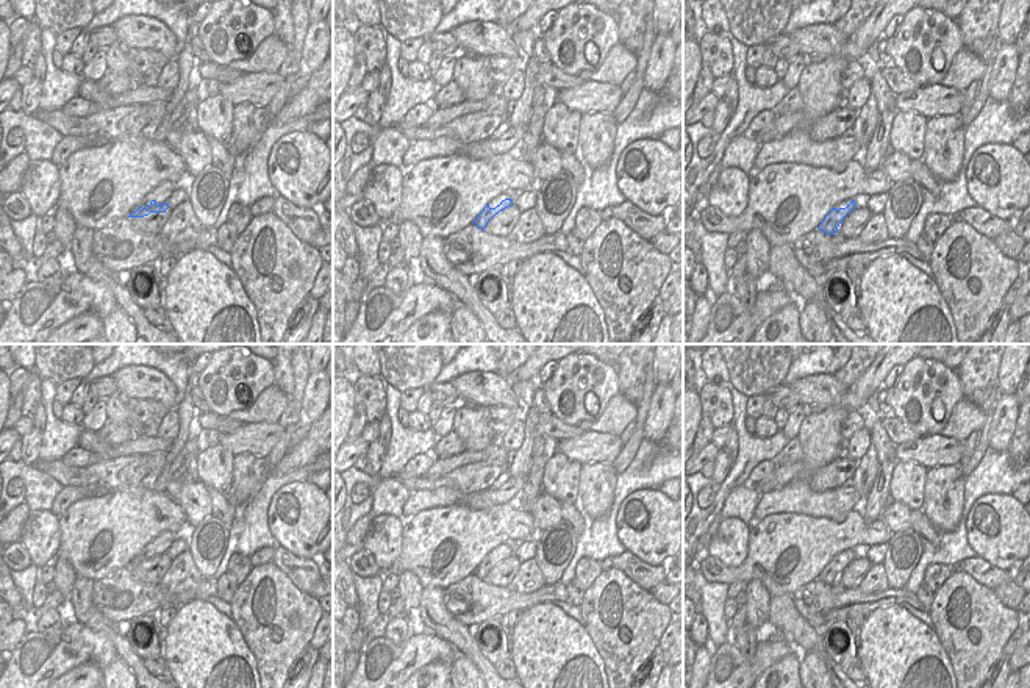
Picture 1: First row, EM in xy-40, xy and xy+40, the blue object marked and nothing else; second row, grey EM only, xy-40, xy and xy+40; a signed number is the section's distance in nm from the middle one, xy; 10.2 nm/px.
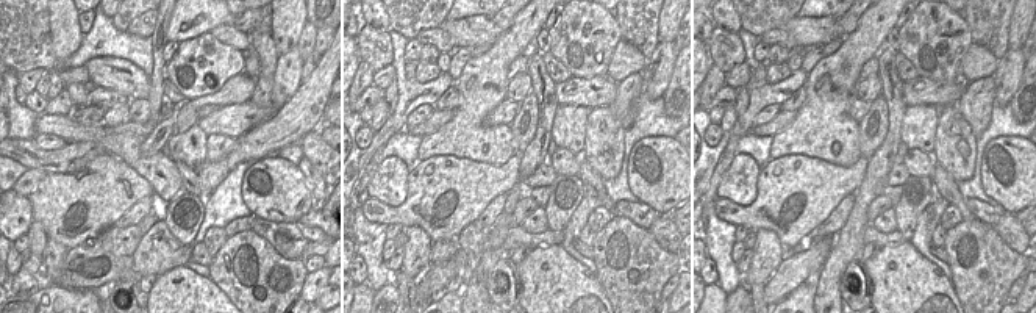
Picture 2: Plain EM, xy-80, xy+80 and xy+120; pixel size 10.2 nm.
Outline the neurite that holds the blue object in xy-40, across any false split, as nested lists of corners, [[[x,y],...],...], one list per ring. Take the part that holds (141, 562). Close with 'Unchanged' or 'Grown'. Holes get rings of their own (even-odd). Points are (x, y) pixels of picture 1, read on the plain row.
[[[152,550],[145,558],[139,557],[128,568],[120,571],[114,579],[98,586],[95,591],[114,591],[120,583],[133,583],[133,577],[141,568],[148,566],[150,563],[166,563],[167,558],[169,554],[158,555],[156,550]]]. Grown

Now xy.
[[[505,549],[502,550],[495,558],[491,558],[489,554],[483,558],[483,561],[475,568],[474,574],[485,580],[488,572],[495,566],[499,564],[500,561],[503,561],[505,558],[514,555],[511,552],[511,549]]]. Unchanged

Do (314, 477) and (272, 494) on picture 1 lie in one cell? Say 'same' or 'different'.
different

